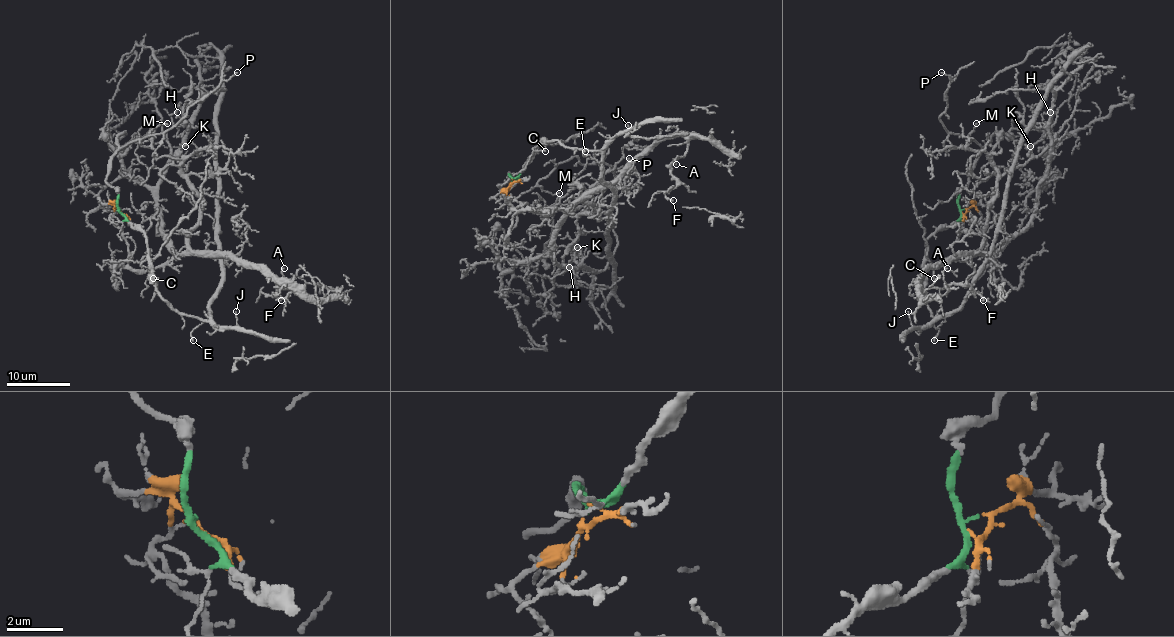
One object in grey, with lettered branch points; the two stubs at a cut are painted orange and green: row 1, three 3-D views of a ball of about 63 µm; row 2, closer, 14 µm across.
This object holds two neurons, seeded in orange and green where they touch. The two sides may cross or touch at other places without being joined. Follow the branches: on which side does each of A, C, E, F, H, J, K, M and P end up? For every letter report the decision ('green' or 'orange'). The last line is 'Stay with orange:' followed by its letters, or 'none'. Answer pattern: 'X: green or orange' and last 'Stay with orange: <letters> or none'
A: orange
C: green
E: green
F: orange
H: orange
J: green
K: orange
M: green
P: green
Stay with orange: A, F, H, K

